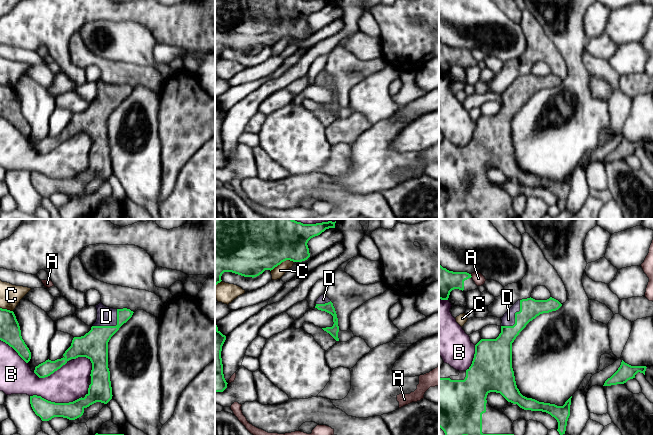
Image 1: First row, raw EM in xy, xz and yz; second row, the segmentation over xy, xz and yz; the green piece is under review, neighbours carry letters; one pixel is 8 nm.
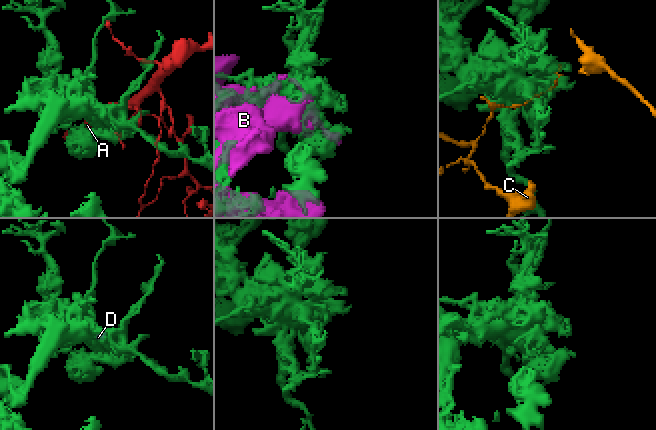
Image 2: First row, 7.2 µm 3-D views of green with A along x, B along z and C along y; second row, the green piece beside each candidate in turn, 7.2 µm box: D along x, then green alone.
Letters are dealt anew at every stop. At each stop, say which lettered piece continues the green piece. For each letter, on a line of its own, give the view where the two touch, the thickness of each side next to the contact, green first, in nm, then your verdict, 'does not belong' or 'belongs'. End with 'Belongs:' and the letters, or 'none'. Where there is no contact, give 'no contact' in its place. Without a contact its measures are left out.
A: meets green in yz; 220 nm thick on the green side, 90 nm on the other; does not belong
B: meets green in xy; 160 nm thick on the green side, 280 nm on the other; does not belong
C: meets green in xz; 500 nm thick on the green side, 90 nm on the other; does not belong
D: meets green in xy; 220 nm thick on the green side, 150 nm on the other; belongs
Belongs: D

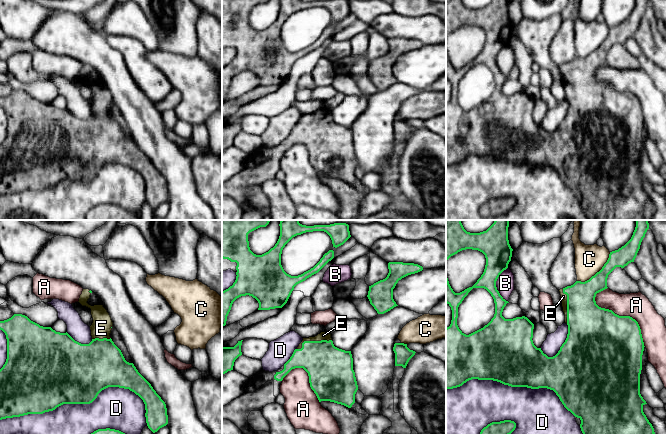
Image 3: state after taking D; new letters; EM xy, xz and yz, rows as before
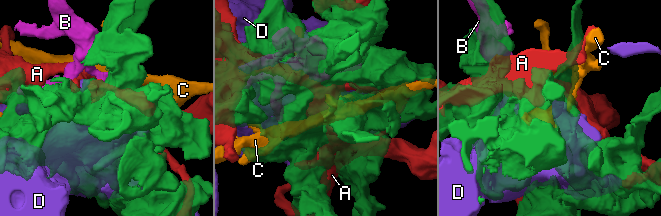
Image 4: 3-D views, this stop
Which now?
A: meets green in yz; 500 nm thick on the green side, 200 nm on the other; does not belong
B: meets green in yz; 220 nm thick on the green side, 140 nm on the other; does not belong
C: meets green in yz; 220 nm thick on the green side, 240 nm on the other; does not belong
D: meets green in xy; 480 nm thick on the green side, 320 nm on the other; does not belong
E: meets green in xz; 340 nm thick on the green side, 60 nm on the other; belongs
Belongs: E

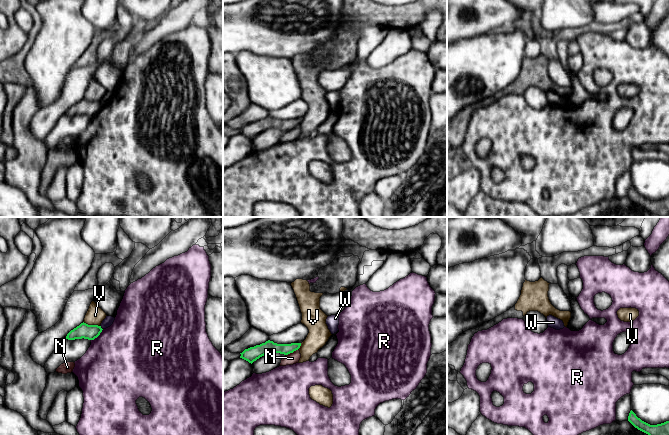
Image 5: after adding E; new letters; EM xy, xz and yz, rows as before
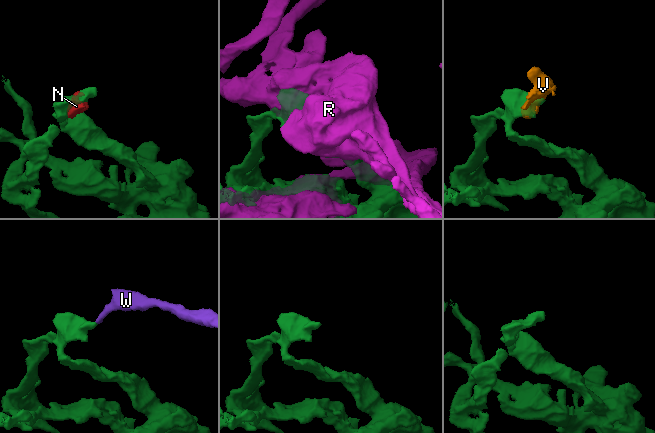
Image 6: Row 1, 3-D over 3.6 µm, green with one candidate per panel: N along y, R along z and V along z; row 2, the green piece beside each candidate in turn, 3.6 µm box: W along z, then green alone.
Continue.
N: meets green in xz; 100 nm thick on the green side, 90 nm on the other; does not belong
R: meets green in xy; 120 nm thick on the green side, 500 nm on the other; does not belong
V: meets green in xy; 120 nm thick on the green side, 140 nm on the other; does not belong
W: meets green in xy; 120 nm thick on the green side, 80 nm on the other; does not belong
Belongs: none

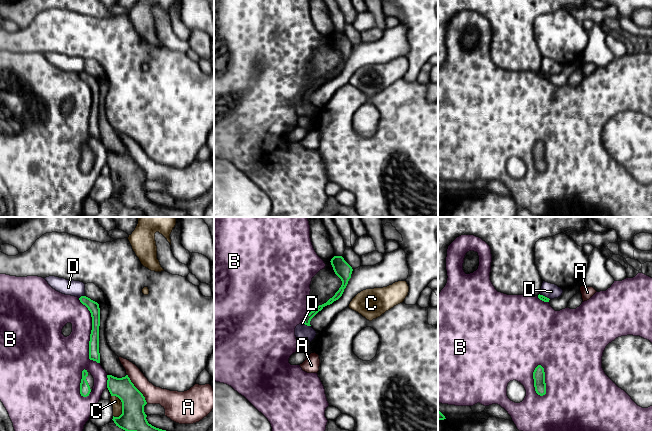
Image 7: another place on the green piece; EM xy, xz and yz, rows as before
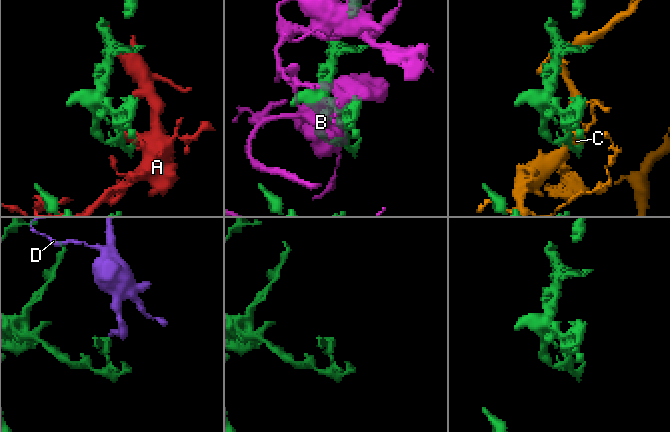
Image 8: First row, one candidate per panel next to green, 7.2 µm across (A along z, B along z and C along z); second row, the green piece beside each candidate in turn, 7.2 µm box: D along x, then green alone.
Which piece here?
A: meets green in xy; 200 nm thick on the green side, 140 nm on the other; does not belong
B: meets green in xy; 90 nm thick on the green side, 300 nm on the other; does not belong
C: meets green in xy; 200 nm thick on the green side, 80 nm on the other; does not belong
D: meets green in xz; 60 nm thick on the green side, 120 nm on the other; does not belong
Belongs: none

